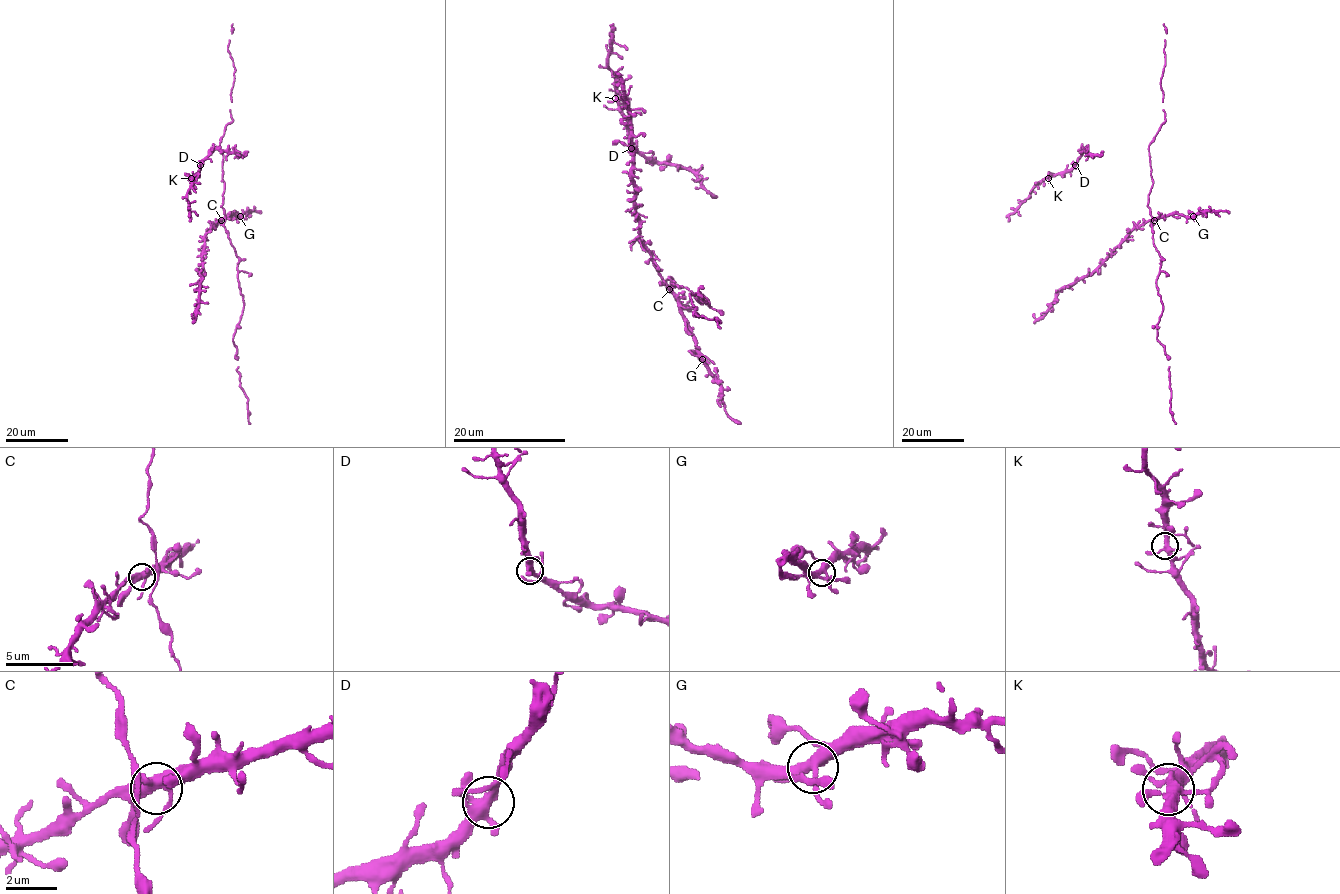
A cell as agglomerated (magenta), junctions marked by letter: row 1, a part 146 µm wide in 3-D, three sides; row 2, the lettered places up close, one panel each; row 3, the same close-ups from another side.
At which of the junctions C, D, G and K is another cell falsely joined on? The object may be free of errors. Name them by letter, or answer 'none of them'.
none of them

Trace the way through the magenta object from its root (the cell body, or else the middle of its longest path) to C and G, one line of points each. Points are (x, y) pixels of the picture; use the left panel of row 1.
C: (223, 197), (224, 217), (221, 220)
G: (223, 197), (223, 219), (231, 213), (240, 216)

